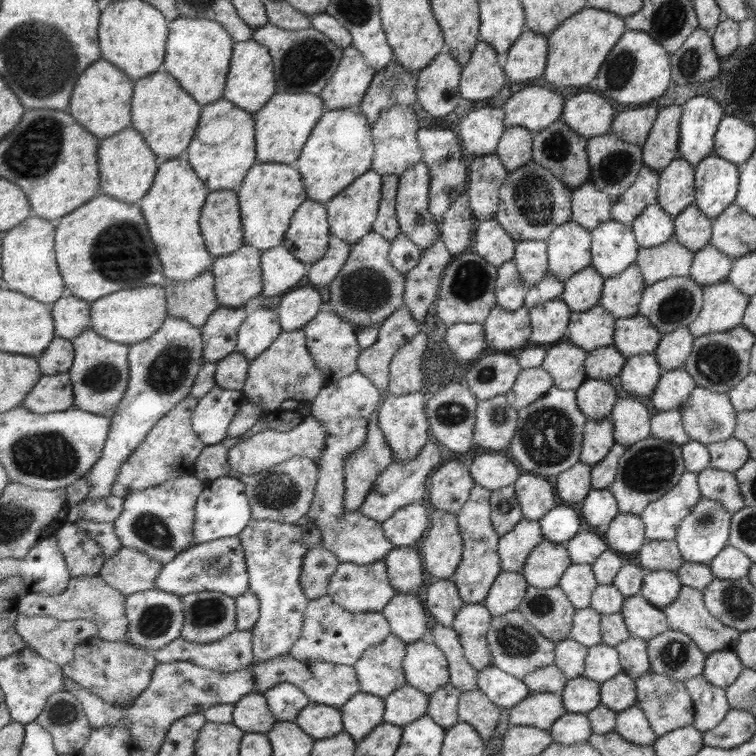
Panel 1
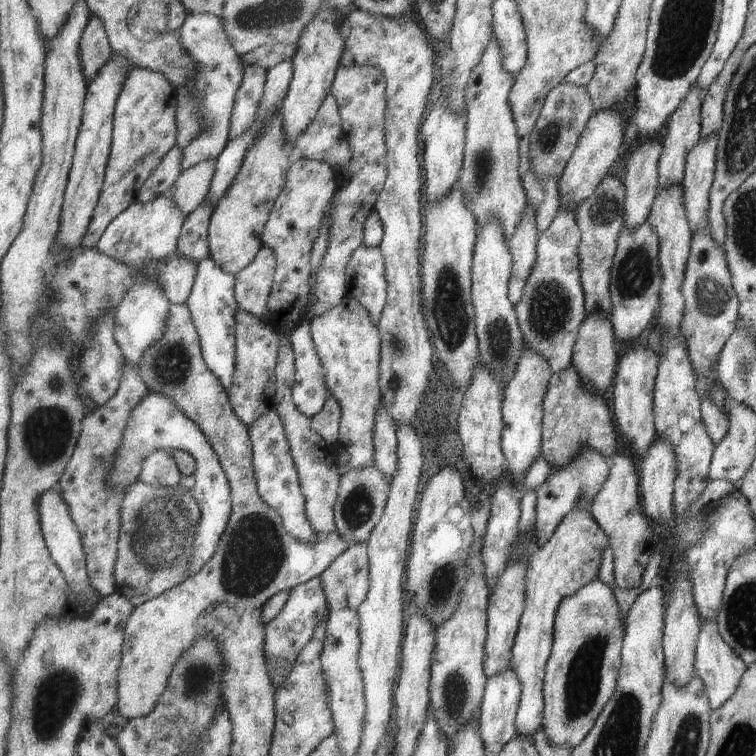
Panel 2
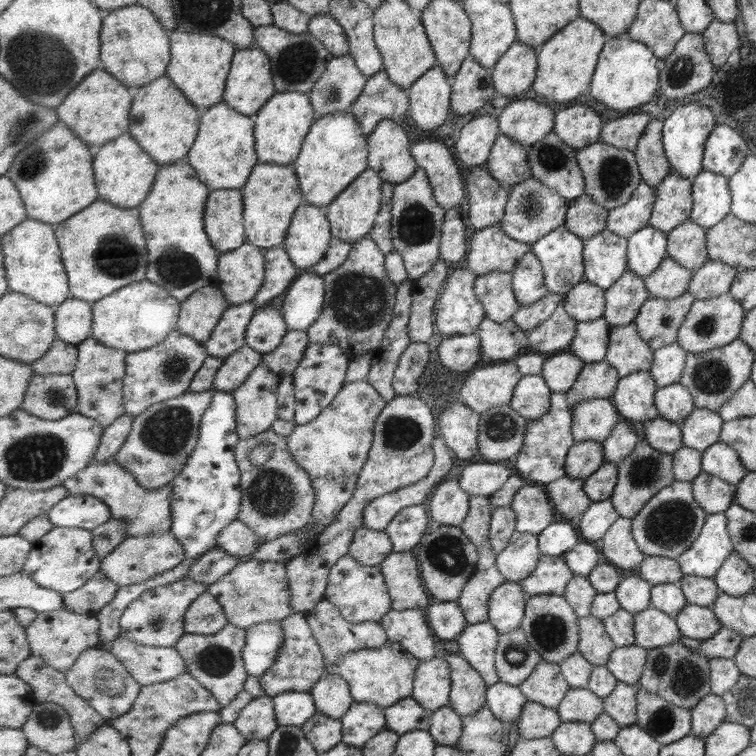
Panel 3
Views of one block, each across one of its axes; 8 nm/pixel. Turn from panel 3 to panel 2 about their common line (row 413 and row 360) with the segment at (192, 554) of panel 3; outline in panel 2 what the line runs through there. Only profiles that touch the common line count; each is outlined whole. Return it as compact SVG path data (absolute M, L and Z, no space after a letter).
M207 256L197 268L195 286L186 305L191 309L195 328L201 336L203 358L207 366L211 367L211 372L221 380L226 390L231 390L237 366L237 310L240 308L236 299L235 277L223 270L211 256Z

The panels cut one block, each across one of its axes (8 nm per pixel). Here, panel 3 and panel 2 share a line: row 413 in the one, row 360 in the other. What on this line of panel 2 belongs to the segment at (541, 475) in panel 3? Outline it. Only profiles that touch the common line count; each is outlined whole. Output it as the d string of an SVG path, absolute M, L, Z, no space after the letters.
M563 208L539 240L537 264L525 286L523 300L516 305L527 344L549 362L555 373L571 366L579 330L587 320L587 297L581 282L581 244L582 230L577 222L577 212L573 208Z

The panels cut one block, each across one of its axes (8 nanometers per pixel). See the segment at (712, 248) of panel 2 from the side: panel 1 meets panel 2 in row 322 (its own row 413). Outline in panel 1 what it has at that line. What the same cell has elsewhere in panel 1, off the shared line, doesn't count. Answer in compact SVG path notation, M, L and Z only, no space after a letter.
M696 388L679 411L683 430L691 441L708 445L733 434L736 412L726 392Z

